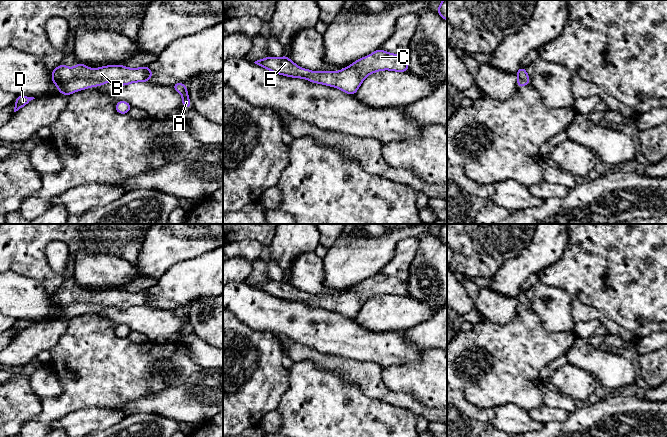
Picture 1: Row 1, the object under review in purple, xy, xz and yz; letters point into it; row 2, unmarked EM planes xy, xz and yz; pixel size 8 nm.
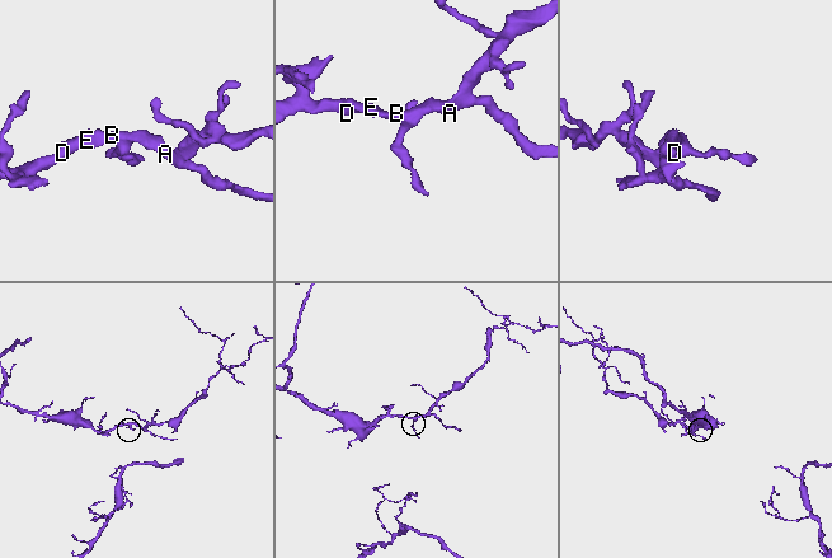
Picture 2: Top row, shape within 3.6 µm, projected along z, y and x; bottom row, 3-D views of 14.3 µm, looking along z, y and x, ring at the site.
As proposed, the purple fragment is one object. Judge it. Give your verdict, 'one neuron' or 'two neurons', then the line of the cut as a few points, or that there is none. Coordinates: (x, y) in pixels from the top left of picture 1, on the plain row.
one neuron | no cut

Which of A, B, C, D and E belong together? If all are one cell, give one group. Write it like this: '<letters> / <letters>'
A B C D E

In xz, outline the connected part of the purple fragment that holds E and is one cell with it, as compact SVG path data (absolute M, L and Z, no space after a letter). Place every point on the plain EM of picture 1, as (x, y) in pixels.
M381 272L338 296L307 294L297 290L287 279L281 282L270 280L254 287L276 298L303 302L313 307L336 311L350 319L354 319L364 303L372 297L381 294L396 296L409 294L407 281L385 276Z

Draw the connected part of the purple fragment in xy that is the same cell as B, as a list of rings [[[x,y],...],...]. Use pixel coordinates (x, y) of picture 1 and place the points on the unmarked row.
[[[82,287],[73,293],[59,289],[52,295],[52,306],[58,315],[66,320],[90,311],[101,310],[107,306],[115,306],[124,310],[134,306],[148,306],[153,296],[148,290],[132,293],[123,289],[108,289],[91,293]]]

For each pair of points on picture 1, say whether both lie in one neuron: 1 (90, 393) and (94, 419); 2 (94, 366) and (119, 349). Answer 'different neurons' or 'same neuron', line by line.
1: different neurons
2: same neuron

